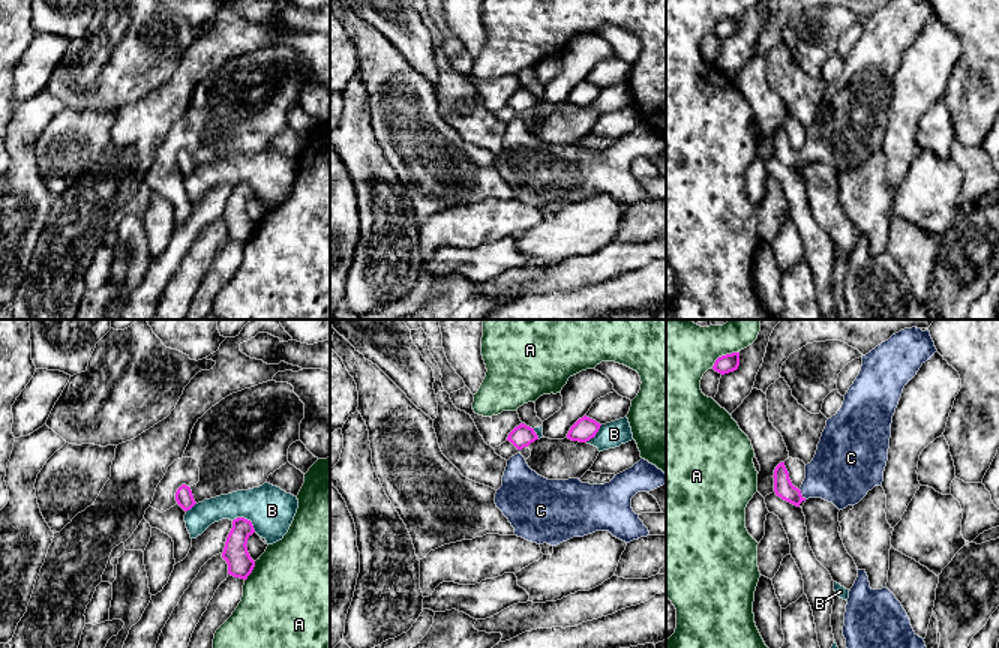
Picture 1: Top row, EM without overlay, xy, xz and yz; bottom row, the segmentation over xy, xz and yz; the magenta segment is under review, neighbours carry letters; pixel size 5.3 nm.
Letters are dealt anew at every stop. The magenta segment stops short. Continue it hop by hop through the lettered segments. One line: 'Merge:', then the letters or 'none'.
Merge: none

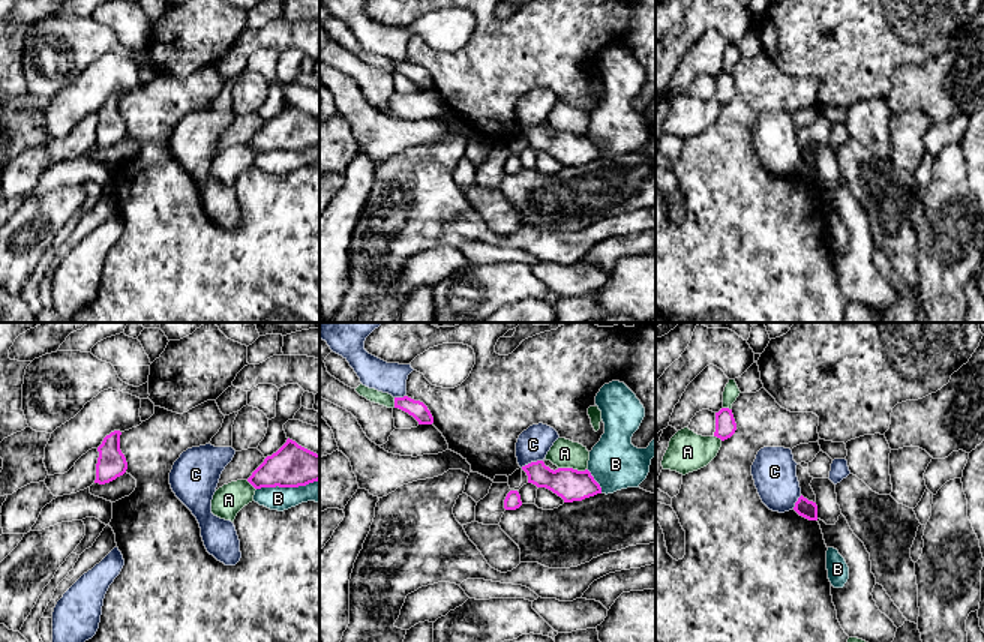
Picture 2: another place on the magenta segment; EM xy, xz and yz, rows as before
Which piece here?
Merge: A

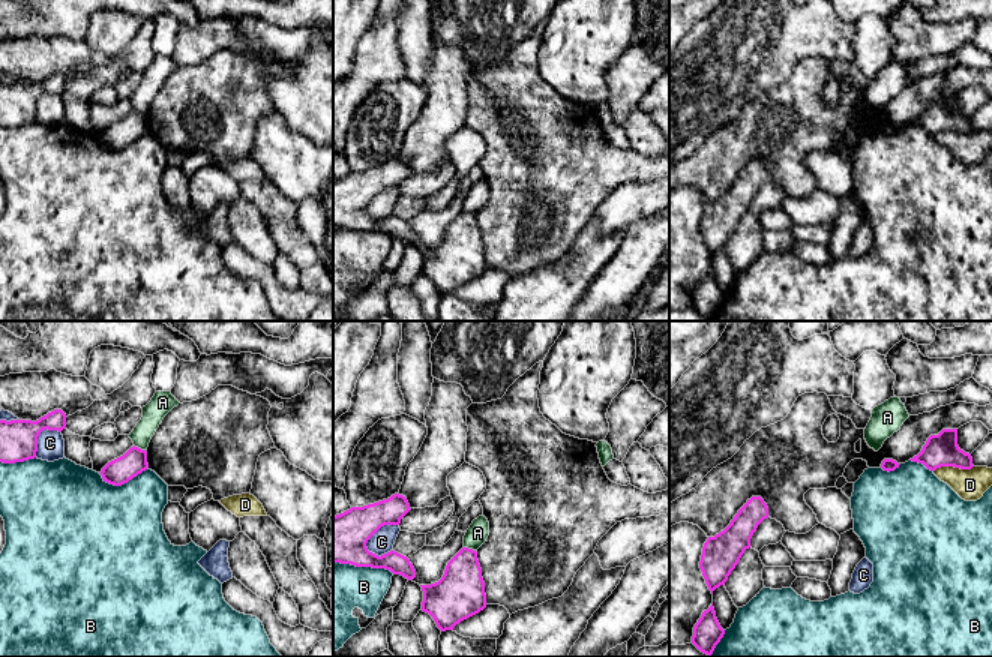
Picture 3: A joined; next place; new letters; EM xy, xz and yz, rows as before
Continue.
Merge: none

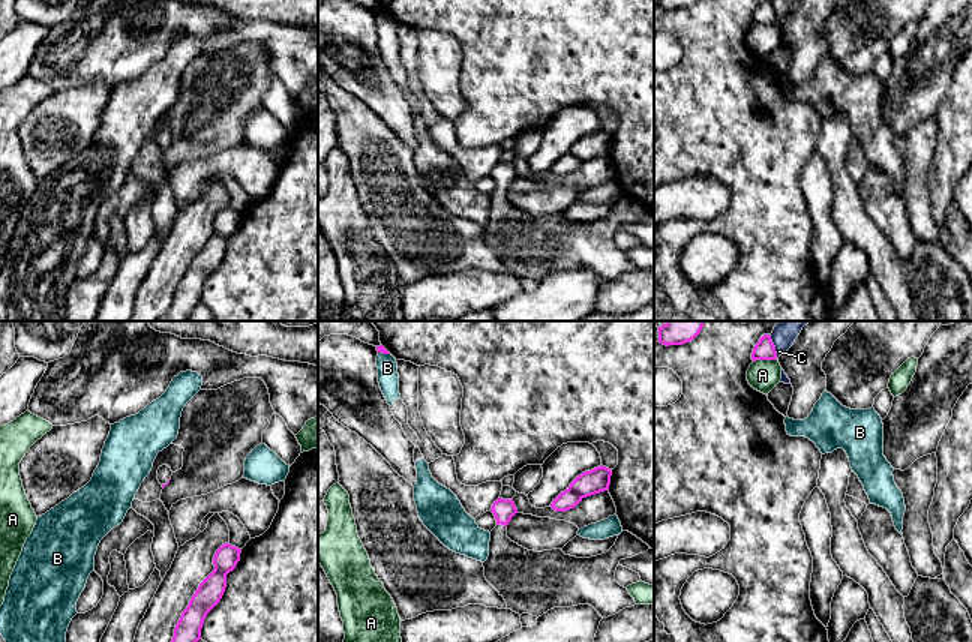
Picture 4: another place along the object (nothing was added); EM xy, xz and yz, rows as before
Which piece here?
Merge: none

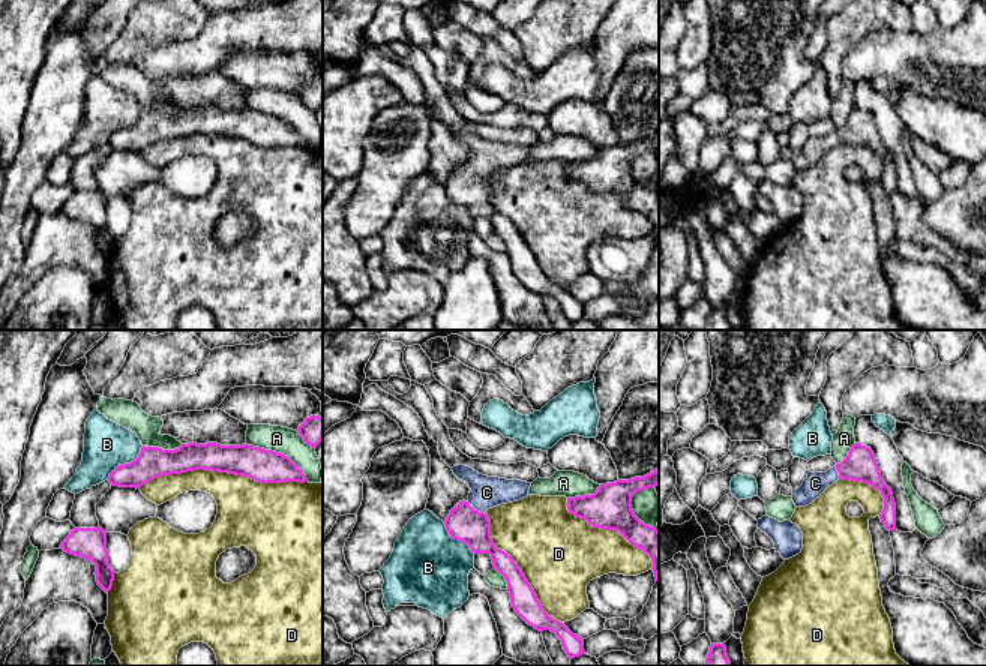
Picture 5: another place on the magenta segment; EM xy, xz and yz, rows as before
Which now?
Merge: C

